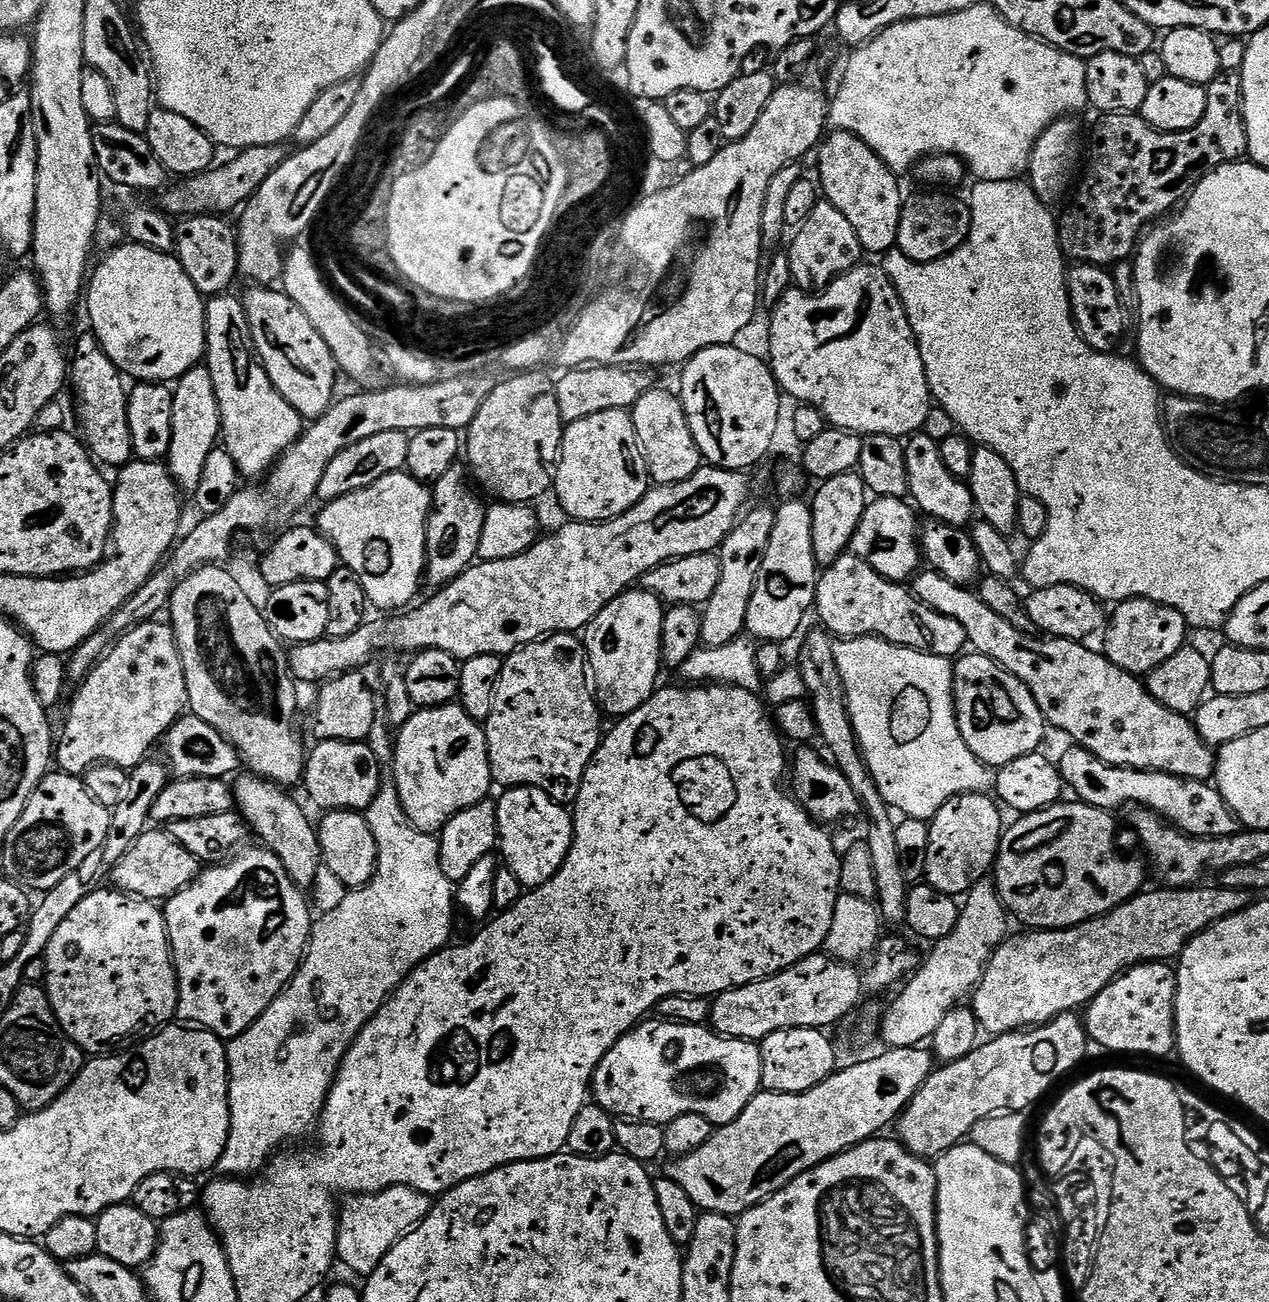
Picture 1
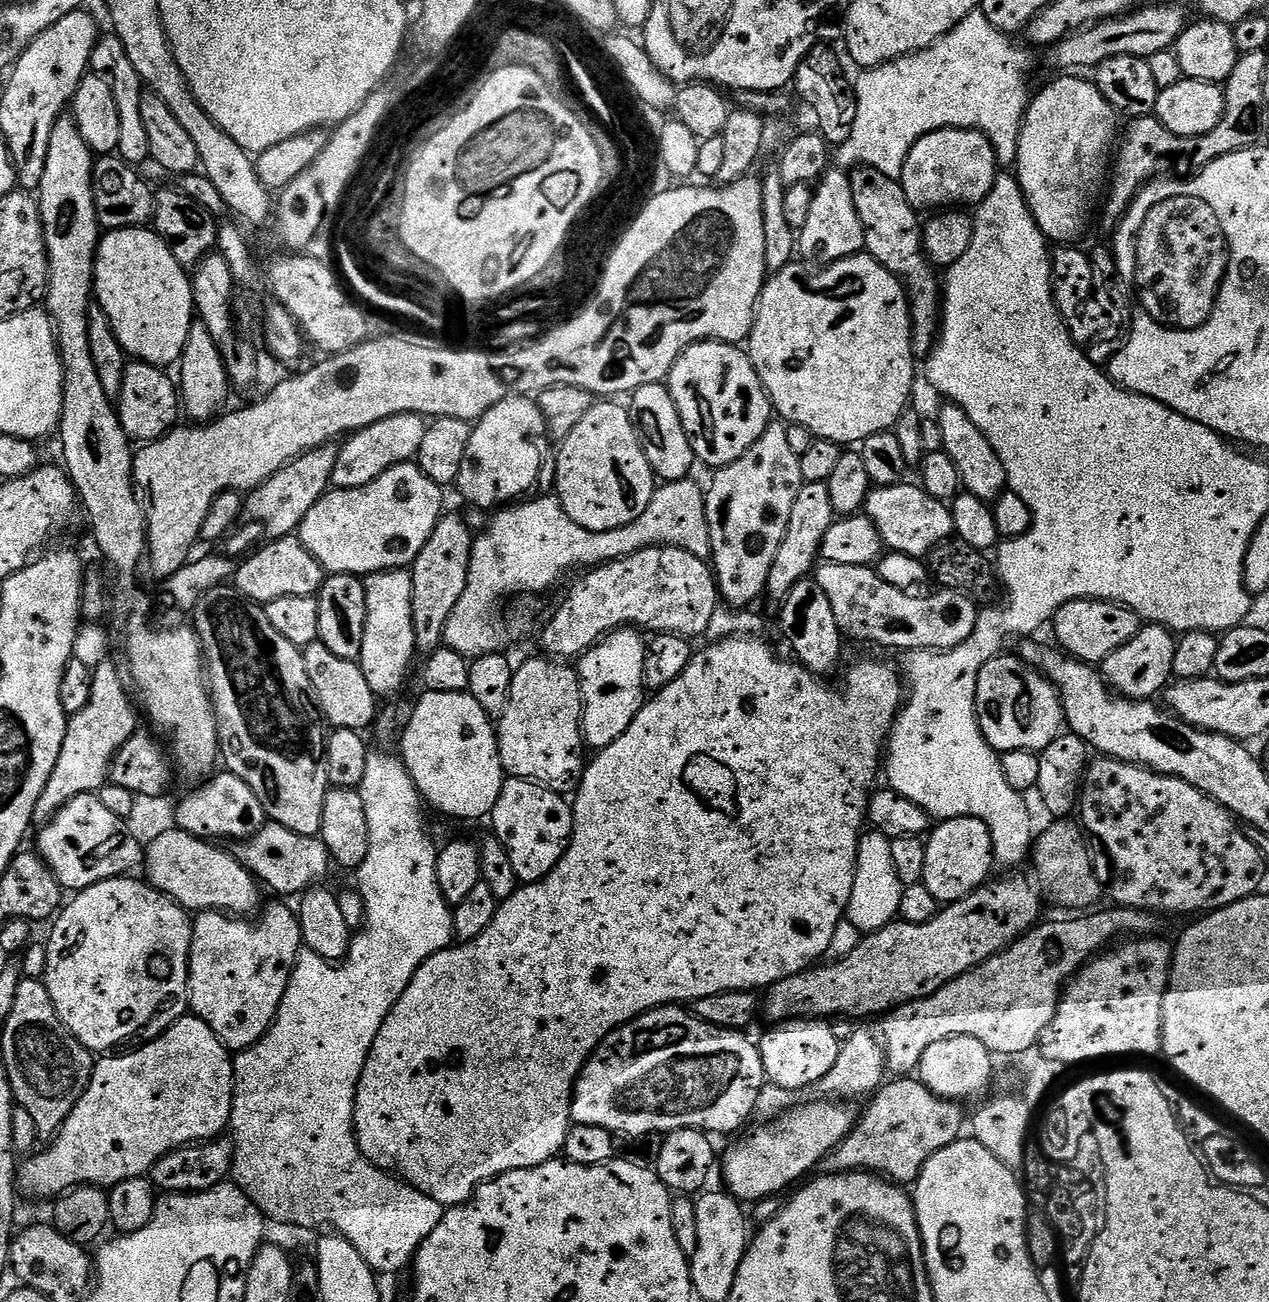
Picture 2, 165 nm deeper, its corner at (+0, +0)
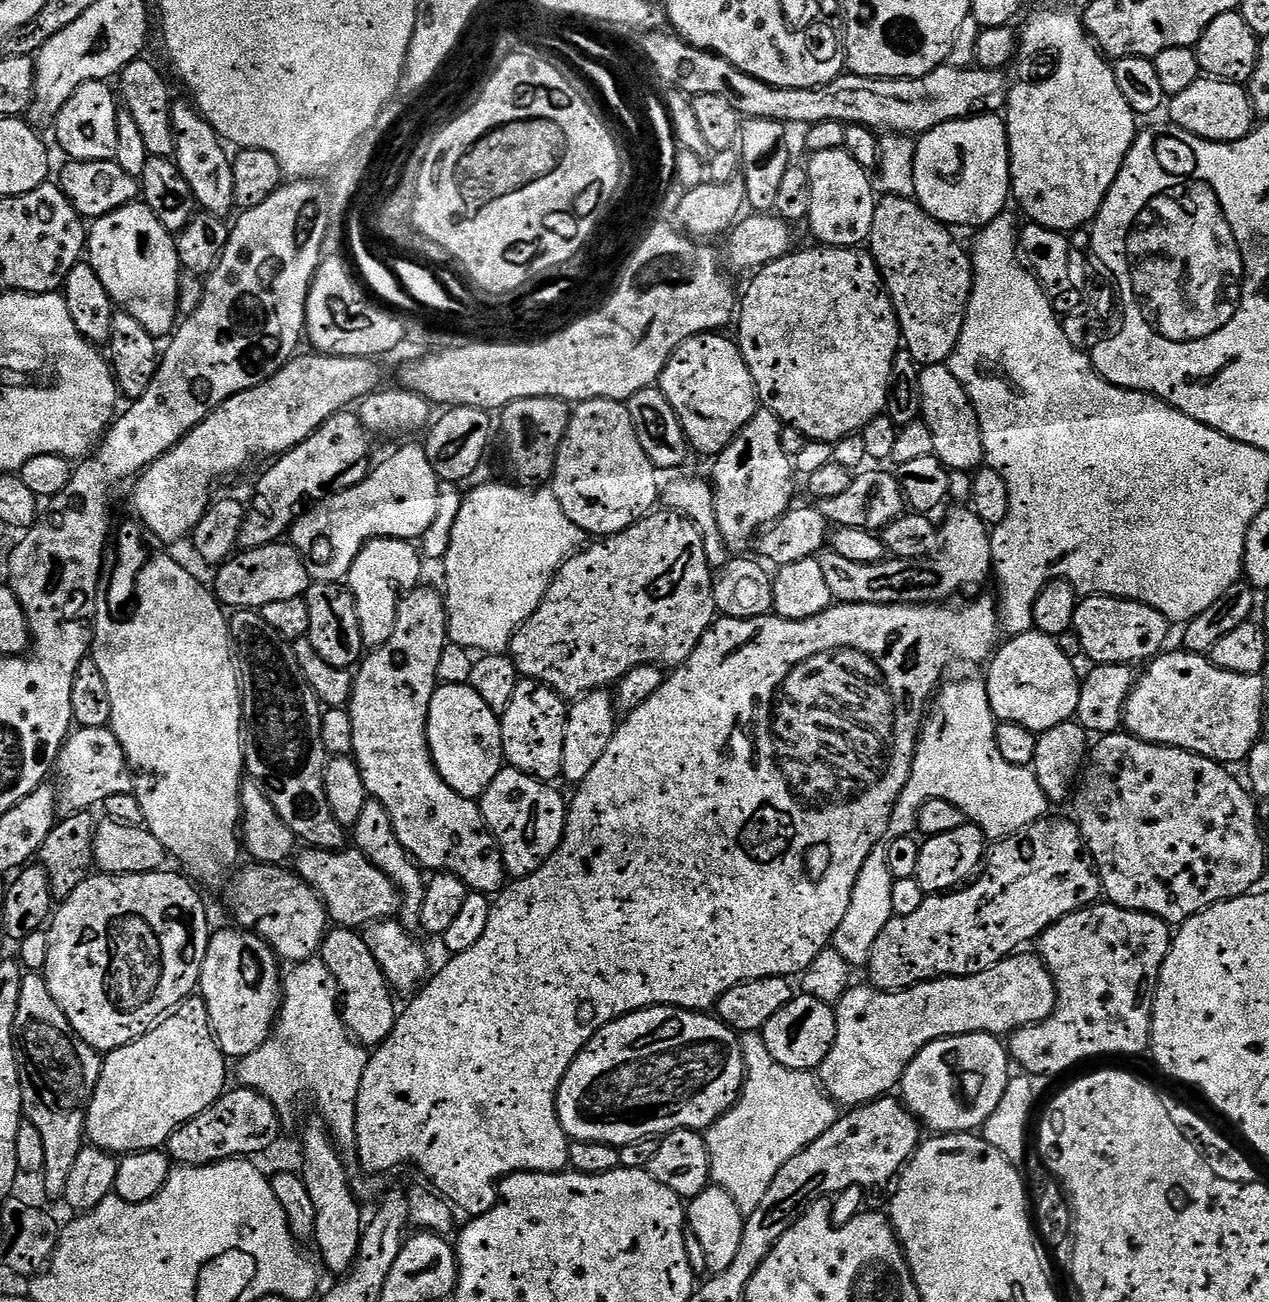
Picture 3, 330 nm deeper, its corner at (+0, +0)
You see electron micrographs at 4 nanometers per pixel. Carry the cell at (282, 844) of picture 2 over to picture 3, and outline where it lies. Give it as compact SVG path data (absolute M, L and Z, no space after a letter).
M311 846L305 849L304 853L301 851L295 857L294 871L319 894L320 901L327 908L329 917L339 927L360 930L376 920L395 917L401 911L400 889L359 850L331 852L325 848Z

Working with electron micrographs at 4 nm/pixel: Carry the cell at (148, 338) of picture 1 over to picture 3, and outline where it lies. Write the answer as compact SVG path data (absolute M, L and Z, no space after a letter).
M143 202L127 204L110 214L99 216L98 219L91 221L86 245L86 260L91 264L94 274L98 274L102 286L106 286L106 294L110 294L113 305L121 312L134 314L134 318L138 318L138 322L142 322L142 326L151 336L167 337L177 327L178 286L182 269L176 241L173 233L168 232L166 226L162 226L162 222L158 222L158 218L154 218L154 214L149 210L147 204Z

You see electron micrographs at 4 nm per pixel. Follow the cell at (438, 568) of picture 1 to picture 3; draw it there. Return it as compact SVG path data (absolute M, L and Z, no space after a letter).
M416 586L411 589L412 592L408 597L403 597L398 606L398 614L394 622L394 634L380 648L373 648L361 659L358 665L358 671L355 673L352 682L352 698L347 705L347 710L352 716L354 722L354 746L351 755L354 757L356 765L360 767L360 777L366 786L369 797L377 800L388 812L390 822L394 826L394 834L398 834L398 842L402 842L402 846L407 850L408 855L416 861L421 869L431 870L439 869L442 872L449 872L460 879L461 882L469 890L474 892L482 892L485 894L496 894L505 887L506 869L504 867L504 855L500 849L500 843L494 838L494 834L488 829L488 823L484 820L484 815L480 813L480 806L477 801L468 800L462 794L455 792L450 785L446 783L438 774L436 764L432 760L432 752L428 748L428 711L430 710L430 698L434 698L438 681L438 661L442 659L442 650L450 641L448 638L448 609L446 600L443 595L440 596L432 588L424 588L425 586Z

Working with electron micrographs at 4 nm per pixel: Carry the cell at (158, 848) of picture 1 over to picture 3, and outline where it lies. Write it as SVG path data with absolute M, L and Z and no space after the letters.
M249 863L249 868L239 878L234 888L233 906L236 907L237 925L251 930L264 939L281 961L303 962L313 959L319 953L325 936L330 931L330 917L320 896L295 871L279 864Z

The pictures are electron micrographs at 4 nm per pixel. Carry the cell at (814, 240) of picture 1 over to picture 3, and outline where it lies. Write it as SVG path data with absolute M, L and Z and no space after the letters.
M843 148L834 150L822 150L811 153L806 167L810 174L810 214L808 215L807 227L812 227L812 232L817 236L821 245L830 248L860 248L871 237L874 226L874 210L876 209L877 193L874 191L874 180L870 177L869 169L858 166L854 158L845 152Z

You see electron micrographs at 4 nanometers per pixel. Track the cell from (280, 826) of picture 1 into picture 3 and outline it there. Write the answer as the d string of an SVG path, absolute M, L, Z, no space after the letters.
M333 927L324 938L318 953L324 966L334 974L342 997L342 1015L349 1033L365 1046L381 1044L396 1025L398 1004L392 1001L393 989L382 974L370 946L366 946L363 935L351 928Z

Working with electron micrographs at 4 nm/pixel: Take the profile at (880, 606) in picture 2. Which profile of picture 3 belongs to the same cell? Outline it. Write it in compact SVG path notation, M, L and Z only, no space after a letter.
M956 506L948 516L948 521L942 524L942 532L946 539L943 541L942 555L936 559L897 560L885 558L878 564L866 562L850 562L842 558L842 554L828 550L819 557L822 575L826 577L826 586L830 586L833 601L841 604L938 604L943 605L951 596L964 592L967 588L976 588L984 579L991 577L994 572L992 562L992 533L989 525L978 518L971 507Z

